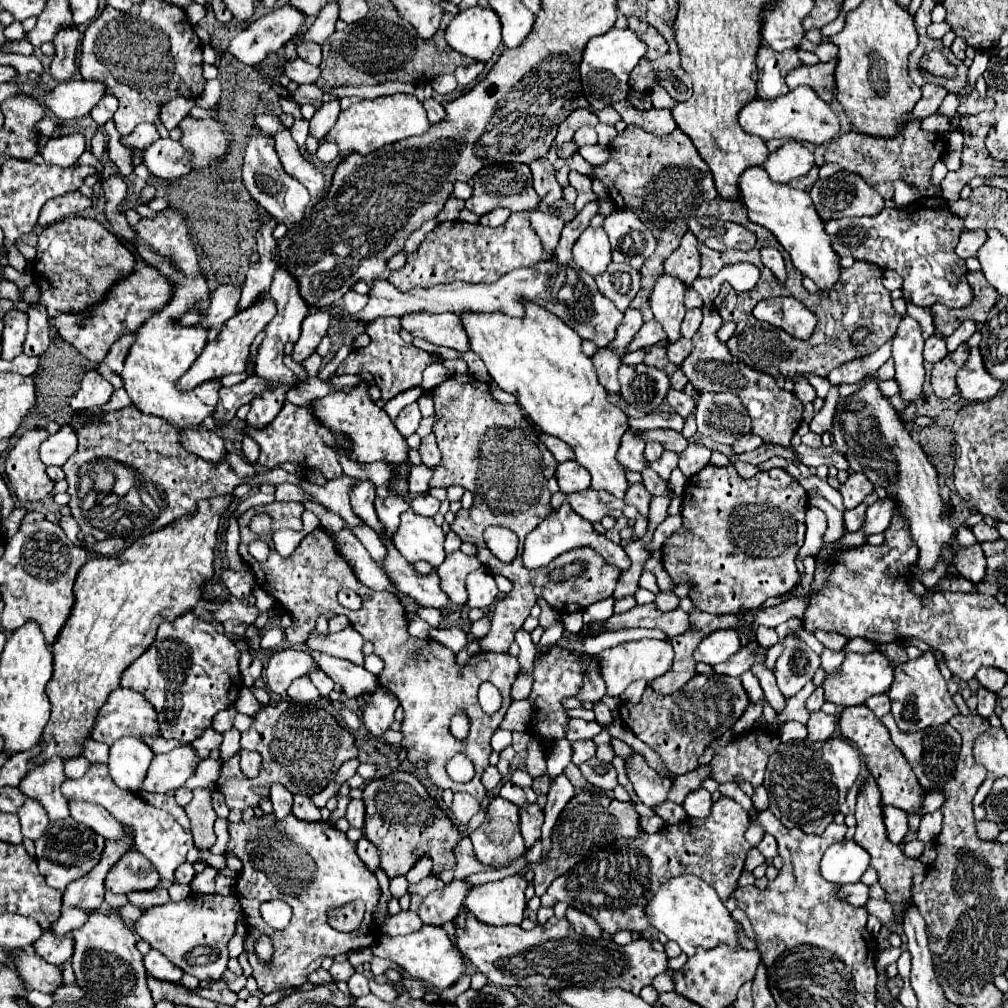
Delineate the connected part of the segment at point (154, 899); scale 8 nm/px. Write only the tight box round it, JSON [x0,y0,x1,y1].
[127,886,169,910]

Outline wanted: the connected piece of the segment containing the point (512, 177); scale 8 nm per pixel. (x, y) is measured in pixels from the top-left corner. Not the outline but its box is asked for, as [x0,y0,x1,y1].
[465,164,539,216]

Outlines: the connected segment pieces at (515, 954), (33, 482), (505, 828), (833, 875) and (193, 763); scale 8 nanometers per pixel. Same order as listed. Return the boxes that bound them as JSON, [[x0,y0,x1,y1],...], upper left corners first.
[[457,914,669,994],[5,428,53,504],[471,796,523,868],[819,840,869,884],[141,746,197,792]]

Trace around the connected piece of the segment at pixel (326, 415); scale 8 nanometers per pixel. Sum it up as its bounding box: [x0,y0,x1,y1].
[313,384,409,498]

